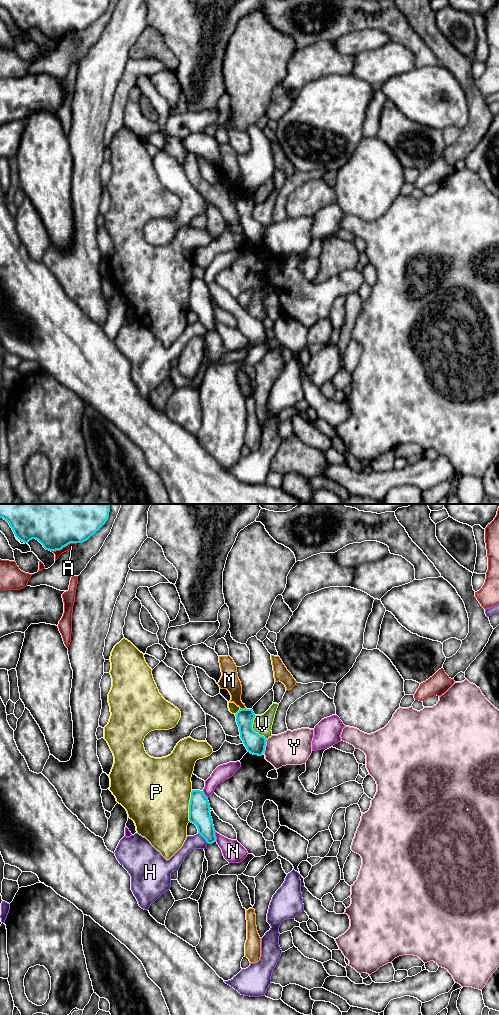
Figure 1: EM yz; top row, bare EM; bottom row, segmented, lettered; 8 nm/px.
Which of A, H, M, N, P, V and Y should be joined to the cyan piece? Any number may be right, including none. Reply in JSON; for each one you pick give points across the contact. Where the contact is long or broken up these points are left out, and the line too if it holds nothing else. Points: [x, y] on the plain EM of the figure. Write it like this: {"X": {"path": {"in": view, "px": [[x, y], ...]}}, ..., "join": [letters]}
{"join": ["H"]}

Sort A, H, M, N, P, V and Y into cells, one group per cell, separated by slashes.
A / H / M / N / P / V / Y

